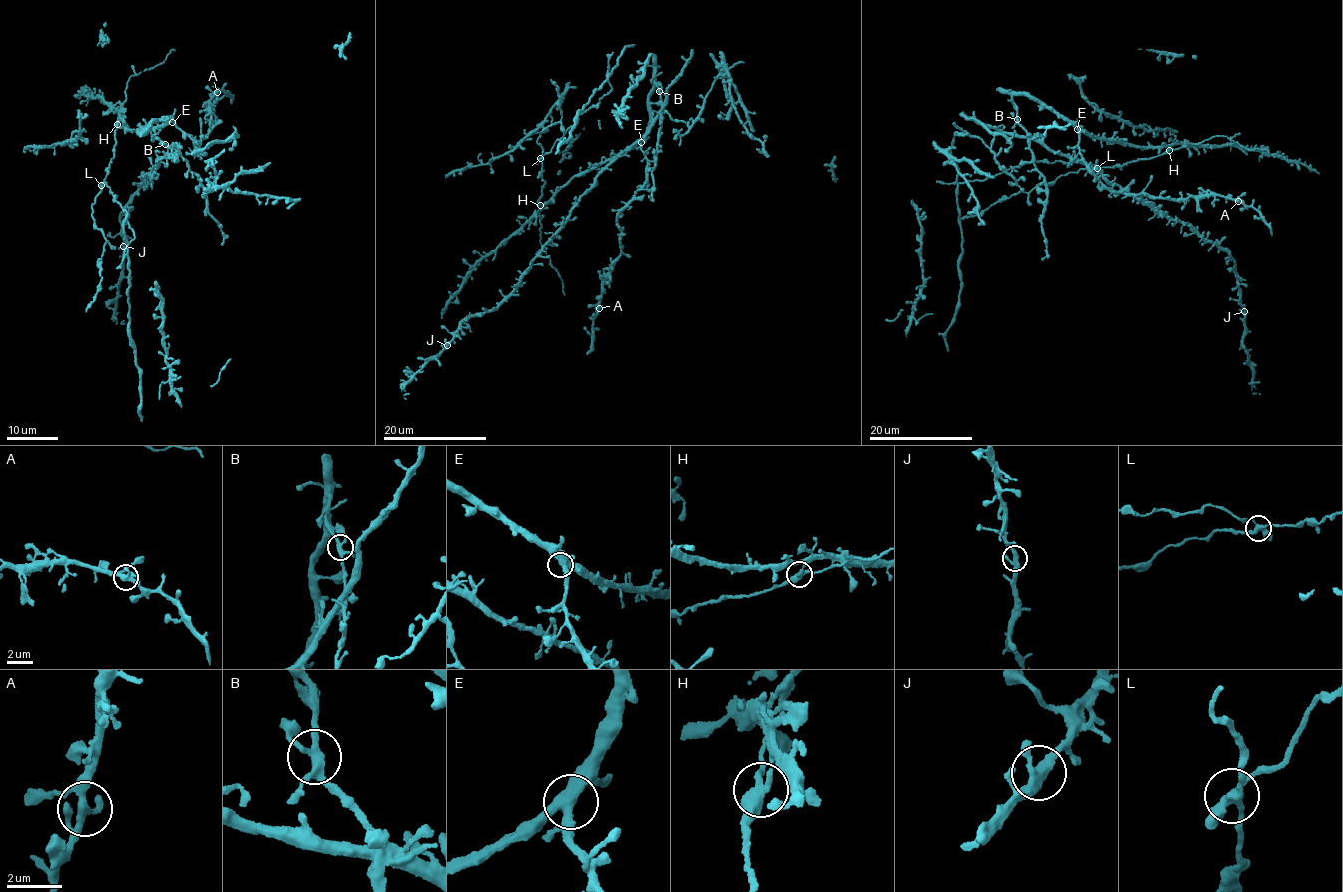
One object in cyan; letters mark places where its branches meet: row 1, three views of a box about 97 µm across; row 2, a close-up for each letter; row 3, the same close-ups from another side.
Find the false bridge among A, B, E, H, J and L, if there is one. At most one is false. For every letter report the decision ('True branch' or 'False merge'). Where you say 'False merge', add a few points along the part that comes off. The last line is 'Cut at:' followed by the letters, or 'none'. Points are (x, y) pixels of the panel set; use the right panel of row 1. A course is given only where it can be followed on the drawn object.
A: True branch
B: True branch
E: True branch
H: True branch
J: True branch
L: False merge. Course of the part to remove: (1097, 168), (1078, 159), (1049, 163), (1034, 161), (982, 180), (952, 184), (936, 180)
Cut at: L

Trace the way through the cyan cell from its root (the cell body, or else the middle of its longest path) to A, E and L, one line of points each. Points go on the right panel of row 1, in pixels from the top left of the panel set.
A: (1091, 134), (1080, 134), (1081, 158), (1096, 179), (1113, 190), (1137, 196), (1184, 200), (1215, 195), (1238, 201)
E: (1091, 134), (1089, 136), (1077, 129)
L: (1091, 134), (1148, 148), (1170, 146), (1164, 153), (1150, 159), (1140, 157), (1111, 167), (1097, 168)

